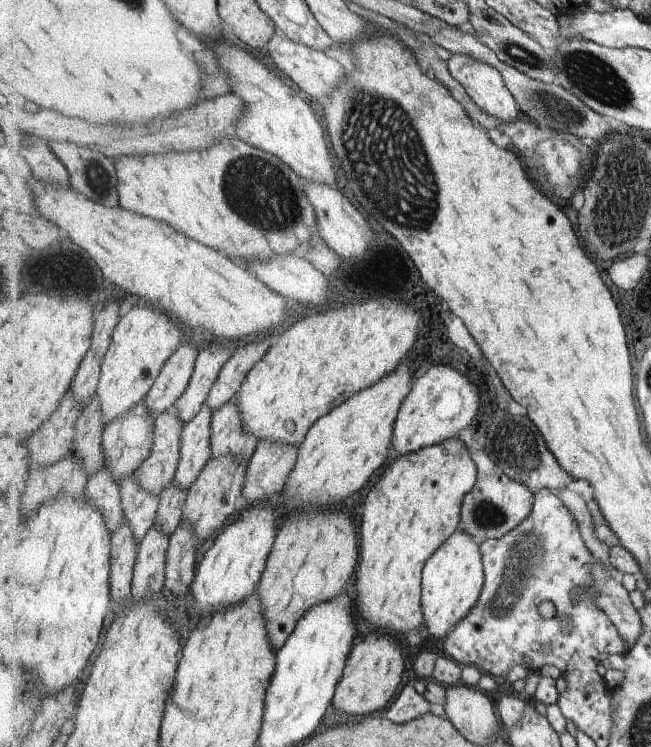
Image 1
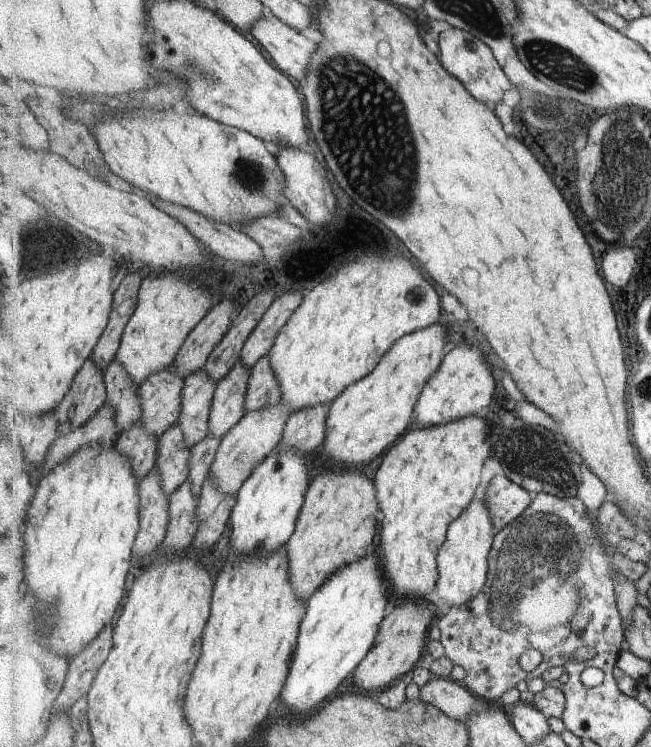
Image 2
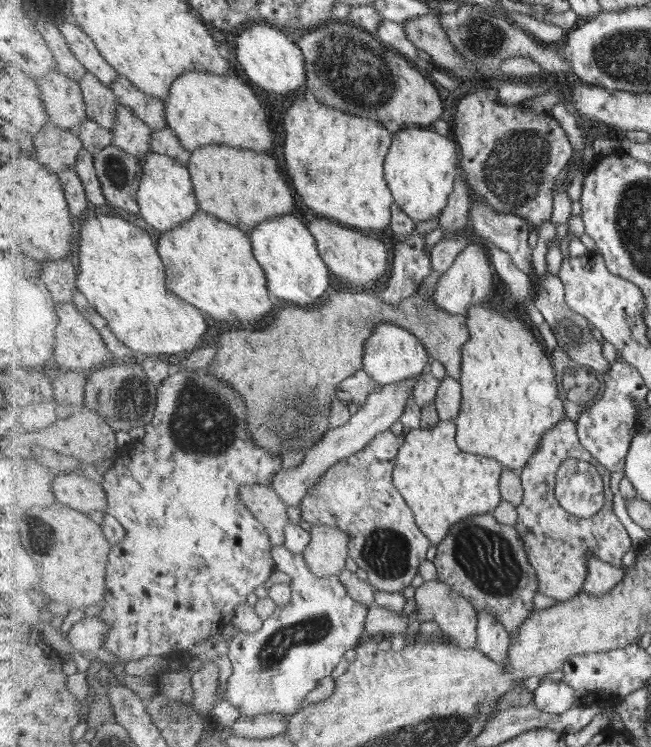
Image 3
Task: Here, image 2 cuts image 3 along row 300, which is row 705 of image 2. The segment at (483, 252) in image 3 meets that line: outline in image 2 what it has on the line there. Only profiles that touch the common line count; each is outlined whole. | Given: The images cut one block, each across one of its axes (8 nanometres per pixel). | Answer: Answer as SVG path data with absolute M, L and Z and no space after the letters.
M434 677L419 688L419 698L465 724L477 709L483 708L465 684L450 678Z

